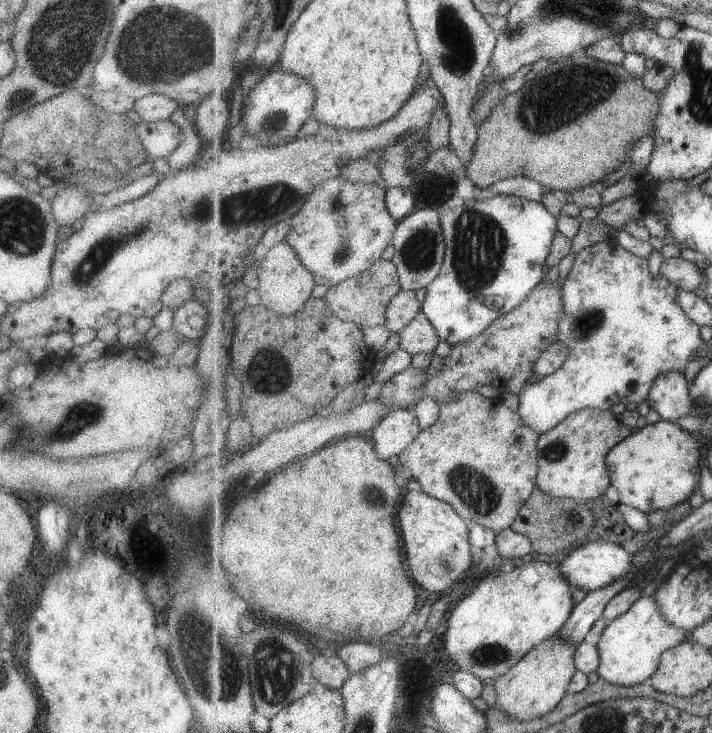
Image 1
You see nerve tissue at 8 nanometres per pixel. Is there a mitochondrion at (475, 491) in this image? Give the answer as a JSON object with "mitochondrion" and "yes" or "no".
{"mitochondrion":"yes"}

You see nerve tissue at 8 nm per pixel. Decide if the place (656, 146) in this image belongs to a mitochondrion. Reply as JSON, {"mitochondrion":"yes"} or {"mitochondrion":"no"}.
{"mitochondrion":"no"}

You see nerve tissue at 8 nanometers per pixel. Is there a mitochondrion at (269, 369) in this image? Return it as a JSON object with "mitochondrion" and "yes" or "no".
{"mitochondrion":"yes"}

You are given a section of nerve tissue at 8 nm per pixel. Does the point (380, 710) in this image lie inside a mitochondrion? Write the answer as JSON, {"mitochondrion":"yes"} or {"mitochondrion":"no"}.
{"mitochondrion":"yes"}

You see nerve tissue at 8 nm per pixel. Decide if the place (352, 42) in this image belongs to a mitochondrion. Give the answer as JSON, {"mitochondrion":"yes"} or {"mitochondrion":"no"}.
{"mitochondrion":"no"}

